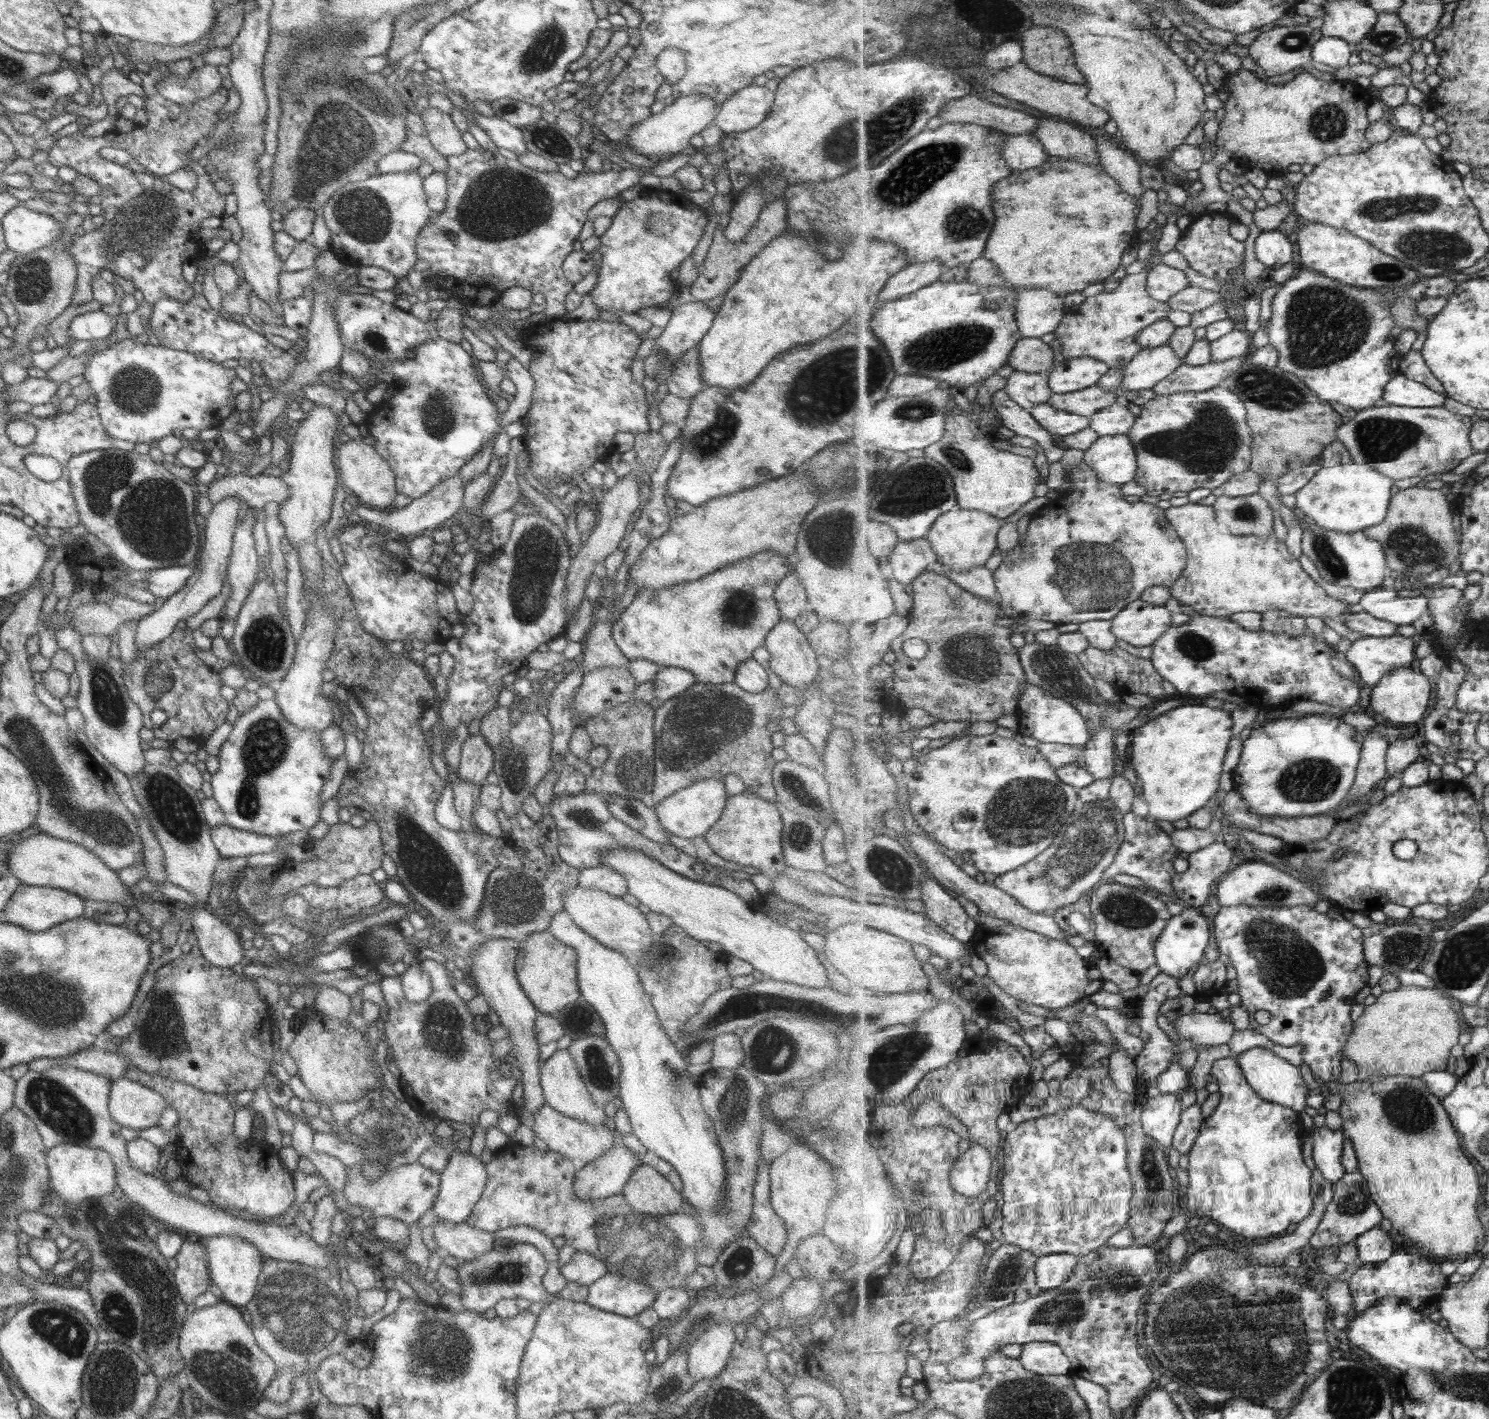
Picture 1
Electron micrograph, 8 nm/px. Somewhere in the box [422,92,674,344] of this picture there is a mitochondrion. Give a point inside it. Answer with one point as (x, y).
(504, 204)

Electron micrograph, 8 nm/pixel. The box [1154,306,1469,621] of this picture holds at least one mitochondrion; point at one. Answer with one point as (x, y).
(1380, 439)

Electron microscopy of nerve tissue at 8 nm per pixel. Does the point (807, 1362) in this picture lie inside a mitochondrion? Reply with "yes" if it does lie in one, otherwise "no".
no

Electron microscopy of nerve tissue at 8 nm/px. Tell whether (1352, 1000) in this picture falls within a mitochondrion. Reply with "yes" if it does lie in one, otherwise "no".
no

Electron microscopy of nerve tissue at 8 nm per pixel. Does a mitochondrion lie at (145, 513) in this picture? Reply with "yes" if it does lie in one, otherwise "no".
yes

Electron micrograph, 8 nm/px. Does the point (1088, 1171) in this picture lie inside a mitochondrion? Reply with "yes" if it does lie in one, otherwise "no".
no

